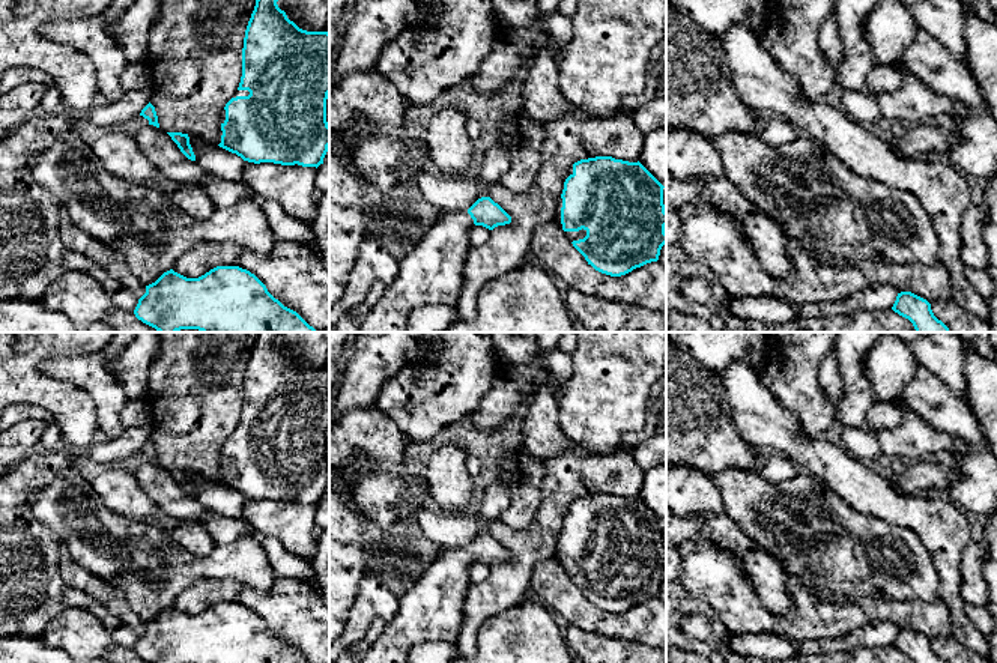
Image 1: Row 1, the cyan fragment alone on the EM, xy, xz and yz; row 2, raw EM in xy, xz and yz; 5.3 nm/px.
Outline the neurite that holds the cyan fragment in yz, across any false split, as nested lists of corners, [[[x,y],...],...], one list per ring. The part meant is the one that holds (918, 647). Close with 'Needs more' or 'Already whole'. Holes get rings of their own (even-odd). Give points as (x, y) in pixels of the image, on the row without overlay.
[[[911,628],[898,630],[892,646],[908,655],[913,663],[946,663],[934,652],[931,640]]]. Already whole

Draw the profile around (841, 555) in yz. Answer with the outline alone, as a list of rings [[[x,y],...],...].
[[[758,468],[720,471],[713,472],[713,477],[720,490],[723,514],[732,519],[761,549],[773,555],[786,574],[797,576],[823,601],[848,604],[880,595],[898,604],[938,598],[937,574],[919,537],[908,528],[856,511],[817,477],[799,472],[785,481],[768,483]]]

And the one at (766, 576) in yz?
[[[666,507],[666,547],[701,540],[728,550],[740,562],[761,603],[773,613],[794,606],[786,588],[786,573],[776,558],[761,549],[726,514],[677,516]]]

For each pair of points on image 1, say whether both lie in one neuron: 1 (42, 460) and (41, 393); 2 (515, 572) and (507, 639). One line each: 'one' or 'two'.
1: two
2: two

